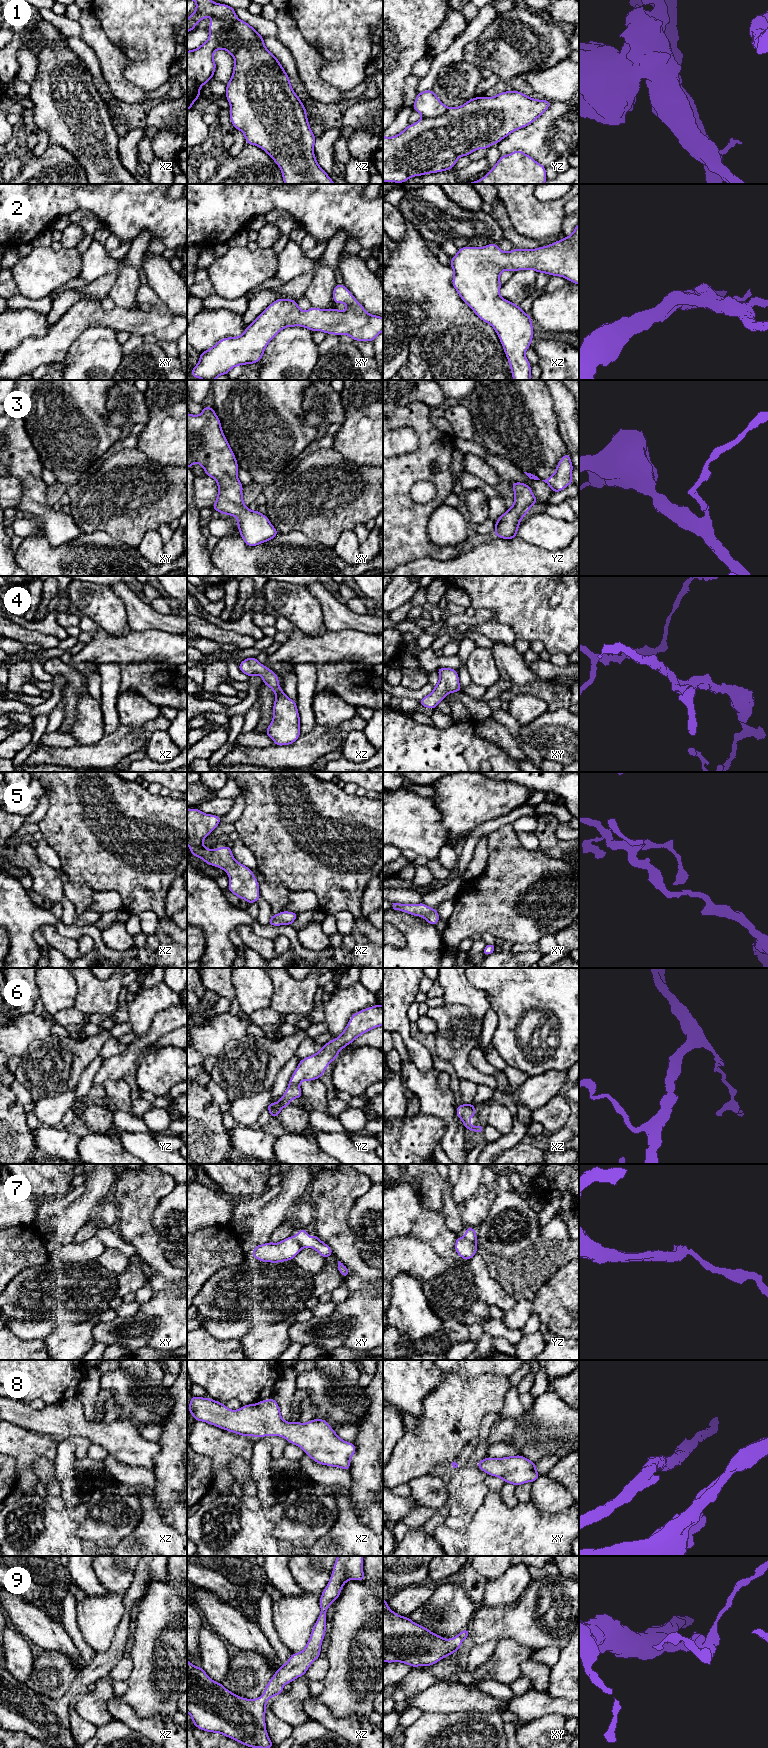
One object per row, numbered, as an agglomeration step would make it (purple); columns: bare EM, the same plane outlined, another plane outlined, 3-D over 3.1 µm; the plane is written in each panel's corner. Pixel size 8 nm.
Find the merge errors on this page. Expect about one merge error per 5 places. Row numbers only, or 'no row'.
7

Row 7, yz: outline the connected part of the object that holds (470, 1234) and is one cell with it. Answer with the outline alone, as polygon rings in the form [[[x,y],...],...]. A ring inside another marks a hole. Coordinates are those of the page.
[[[467,1226],[465,1231],[466,1231],[465,1235],[462,1236],[461,1238],[470,1240],[472,1242],[477,1242],[477,1234],[476,1234],[476,1230],[474,1228]]]

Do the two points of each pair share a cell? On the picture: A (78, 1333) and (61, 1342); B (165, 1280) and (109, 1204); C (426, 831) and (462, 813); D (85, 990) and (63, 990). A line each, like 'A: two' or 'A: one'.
A: one
B: two
C: two
D: two

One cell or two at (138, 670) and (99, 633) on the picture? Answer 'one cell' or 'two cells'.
two cells

